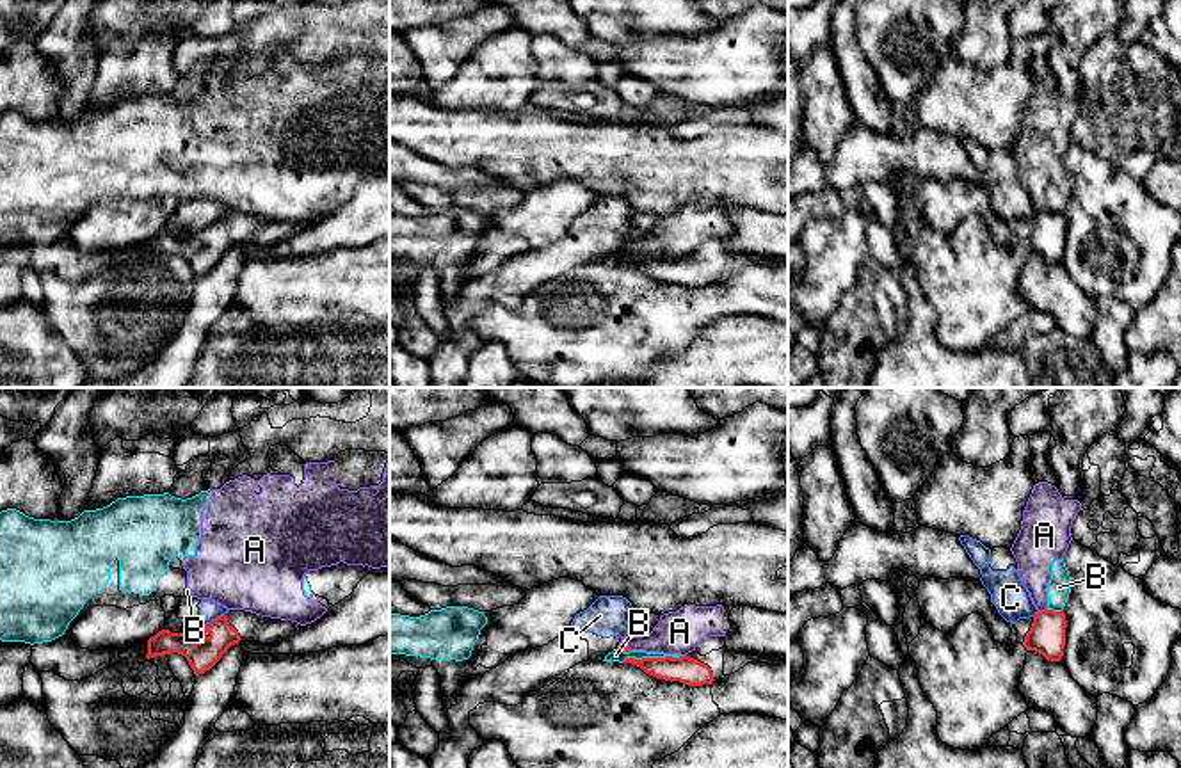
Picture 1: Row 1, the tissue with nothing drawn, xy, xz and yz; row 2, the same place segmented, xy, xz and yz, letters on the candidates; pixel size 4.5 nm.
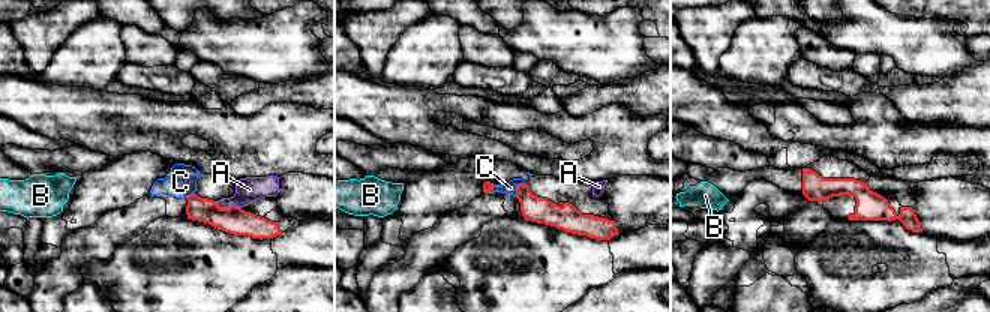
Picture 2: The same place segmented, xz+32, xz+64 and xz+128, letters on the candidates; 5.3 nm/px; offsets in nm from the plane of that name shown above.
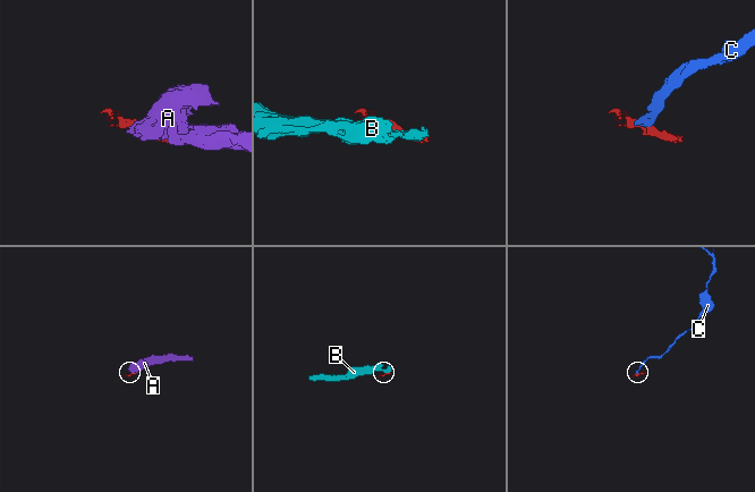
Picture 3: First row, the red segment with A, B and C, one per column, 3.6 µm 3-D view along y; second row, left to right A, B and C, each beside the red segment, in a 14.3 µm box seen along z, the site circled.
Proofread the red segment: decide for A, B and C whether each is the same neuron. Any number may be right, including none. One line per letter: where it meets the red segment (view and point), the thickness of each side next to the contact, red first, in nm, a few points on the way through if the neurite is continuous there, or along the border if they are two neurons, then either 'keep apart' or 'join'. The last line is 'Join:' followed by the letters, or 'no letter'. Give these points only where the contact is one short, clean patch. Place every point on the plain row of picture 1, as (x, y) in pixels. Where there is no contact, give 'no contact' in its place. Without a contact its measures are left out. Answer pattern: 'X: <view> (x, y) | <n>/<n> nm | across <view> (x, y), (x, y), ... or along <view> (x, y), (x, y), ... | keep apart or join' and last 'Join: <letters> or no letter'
A: yz (1044, 212) | 160/170 nm | along yz (1046, 210), (1039, 214) | keep apart
B: xz (650, 260) | 120/60 nm | along xz (680, 256), (625, 260), (621, 264) | keep apart
C: xy (216, 221) | 140/100 nm | along xy (224, 214), (205, 228) | keep apart
Join: no letter

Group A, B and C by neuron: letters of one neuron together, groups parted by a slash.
A B / C

